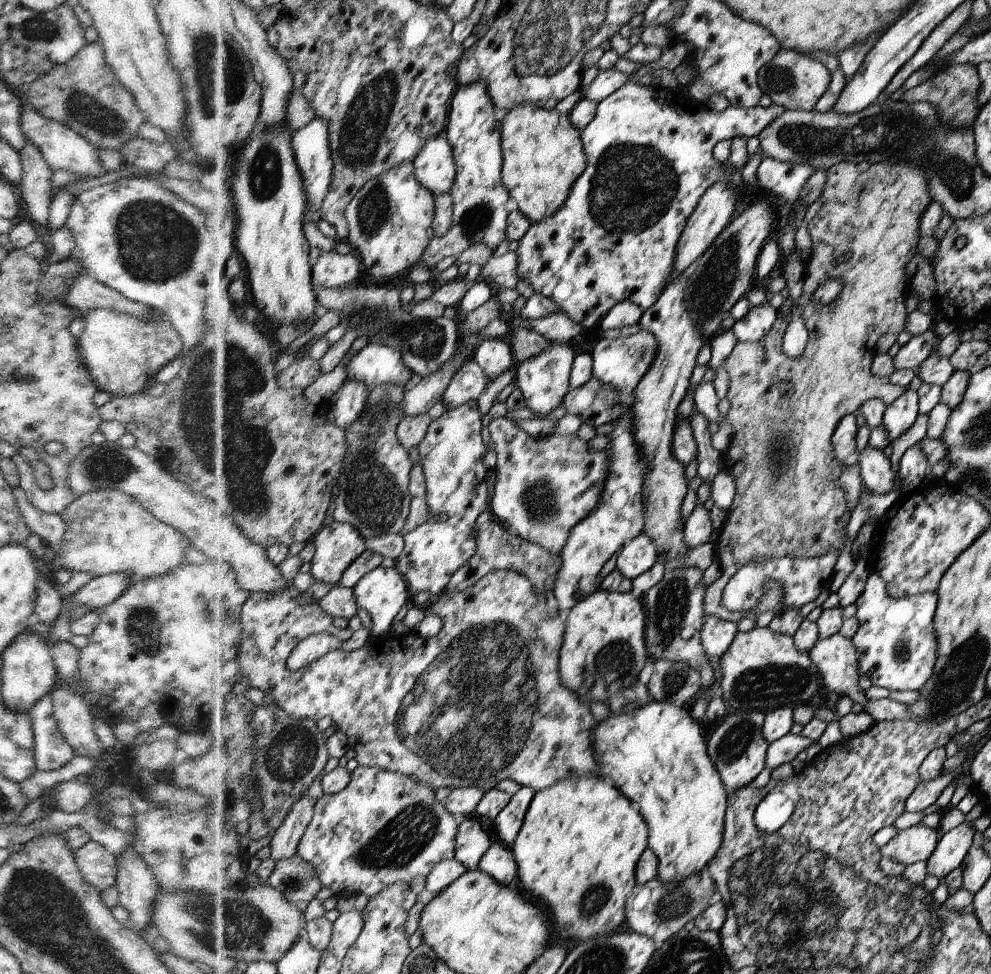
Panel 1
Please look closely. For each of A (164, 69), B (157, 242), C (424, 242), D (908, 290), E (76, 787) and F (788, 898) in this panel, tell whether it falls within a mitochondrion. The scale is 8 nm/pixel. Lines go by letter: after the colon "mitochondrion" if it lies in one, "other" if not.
A: other
B: mitochondrion
C: other
D: other
E: other
F: mitochondrion

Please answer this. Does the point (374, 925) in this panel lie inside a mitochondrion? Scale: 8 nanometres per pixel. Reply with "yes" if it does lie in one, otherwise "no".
no

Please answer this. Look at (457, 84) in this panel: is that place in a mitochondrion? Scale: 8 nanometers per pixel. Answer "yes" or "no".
no

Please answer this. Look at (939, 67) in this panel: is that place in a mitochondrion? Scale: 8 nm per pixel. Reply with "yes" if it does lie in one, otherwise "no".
no

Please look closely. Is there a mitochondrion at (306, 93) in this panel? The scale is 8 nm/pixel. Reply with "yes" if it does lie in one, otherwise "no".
no

